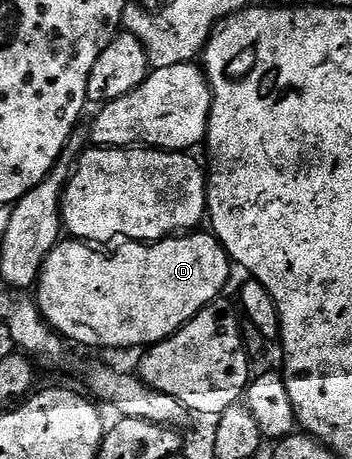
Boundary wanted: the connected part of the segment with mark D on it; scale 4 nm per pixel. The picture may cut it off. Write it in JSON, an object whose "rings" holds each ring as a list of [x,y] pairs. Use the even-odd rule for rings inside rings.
{"rings":[[[190,231],[184,235],[174,235],[166,237],[163,241],[156,243],[125,243],[118,253],[96,253],[92,244],[79,241],[76,239],[62,240],[51,251],[51,255],[47,255],[47,259],[41,268],[41,275],[37,279],[35,286],[35,300],[37,310],[42,317],[48,321],[51,328],[57,330],[62,337],[70,342],[81,345],[98,345],[101,349],[137,349],[140,345],[144,347],[152,347],[160,344],[161,341],[168,341],[174,337],[176,333],[193,318],[197,317],[201,311],[210,308],[214,304],[213,301],[225,288],[229,285],[229,269],[231,270],[231,262],[229,260],[229,252],[221,246],[221,240],[213,236],[212,232]]]}

